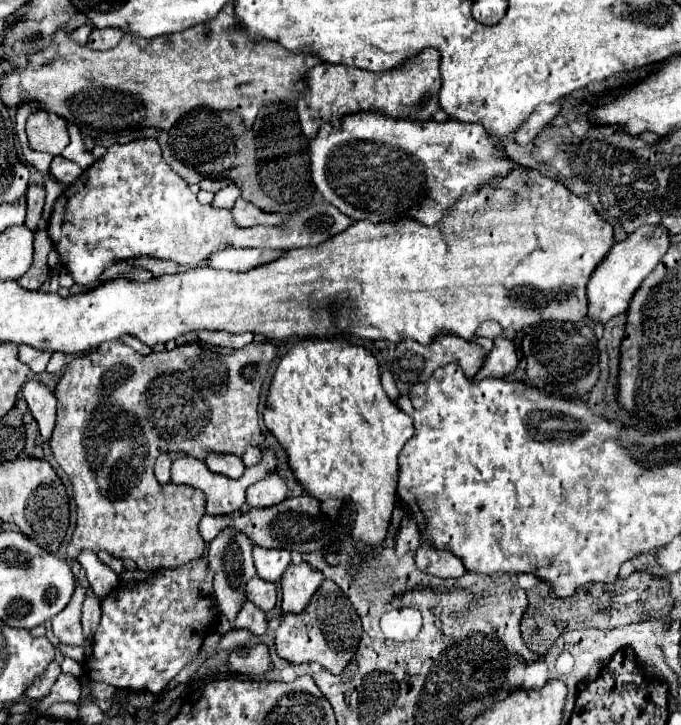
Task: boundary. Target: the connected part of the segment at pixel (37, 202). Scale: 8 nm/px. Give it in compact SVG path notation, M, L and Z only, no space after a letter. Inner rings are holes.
M36 184L28 186L26 204L28 204L28 216L26 216L24 226L34 232L38 222L40 222L40 214L42 214L42 206L44 206L44 188L40 188Z

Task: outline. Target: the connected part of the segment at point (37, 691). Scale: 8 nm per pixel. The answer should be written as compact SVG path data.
M52 662L52 664L46 668L46 672L40 676L40 680L34 680L34 682L28 686L26 696L28 696L30 700L42 700L42 698L46 698L46 696L50 694L50 688L52 688L52 684L56 682L58 676L60 676L60 664L58 664L58 662Z

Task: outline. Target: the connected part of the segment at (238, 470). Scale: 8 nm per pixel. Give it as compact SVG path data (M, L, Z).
M210 454L210 456L206 456L204 462L206 462L206 466L208 466L212 472L224 474L224 476L234 478L234 480L238 480L238 478L244 474L244 464L242 464L242 458L240 458L240 456Z

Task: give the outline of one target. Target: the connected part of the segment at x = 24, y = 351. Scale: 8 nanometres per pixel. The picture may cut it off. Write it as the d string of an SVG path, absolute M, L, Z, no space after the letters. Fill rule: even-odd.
M18 346L18 356L24 364L30 366L32 372L44 372L46 370L46 364L52 356L52 352L46 352L46 350L36 350L32 346Z

